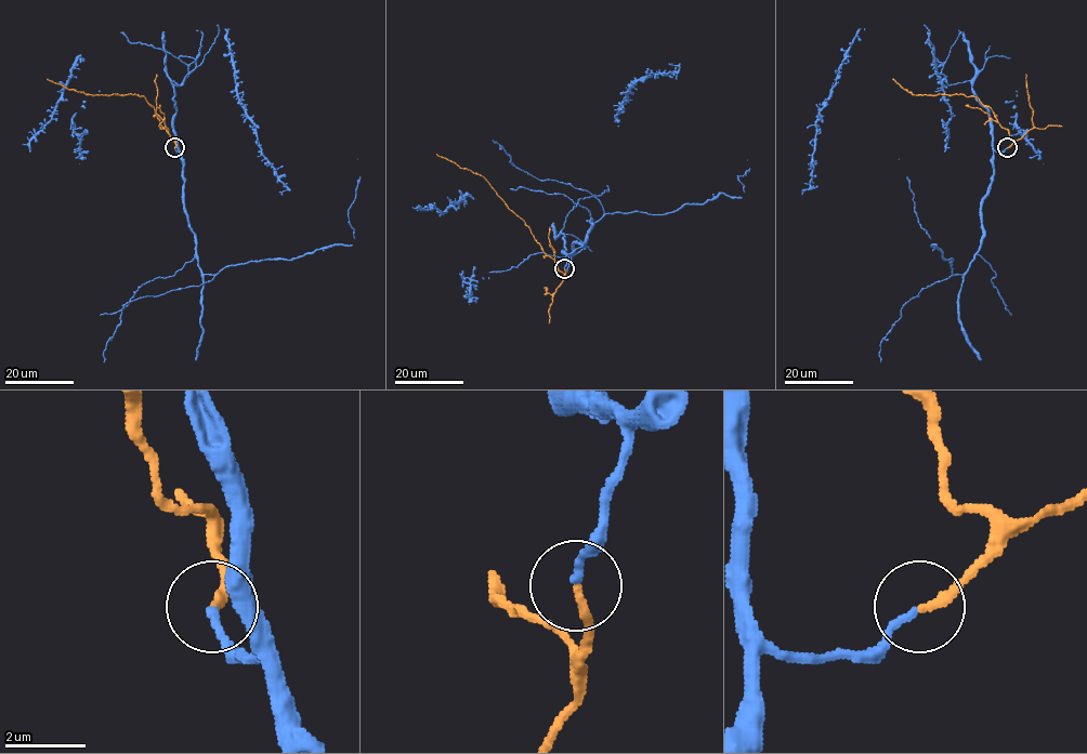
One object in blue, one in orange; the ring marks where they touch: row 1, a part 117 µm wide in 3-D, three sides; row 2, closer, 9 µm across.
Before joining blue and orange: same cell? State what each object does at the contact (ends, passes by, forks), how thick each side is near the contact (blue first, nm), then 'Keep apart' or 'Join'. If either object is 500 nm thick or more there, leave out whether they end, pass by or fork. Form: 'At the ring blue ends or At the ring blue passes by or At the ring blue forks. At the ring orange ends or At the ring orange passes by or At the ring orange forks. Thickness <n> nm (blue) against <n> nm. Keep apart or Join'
At the ring blue ends. At the ring orange ends. Thickness 190 nm (blue) against 200 nm. Join

